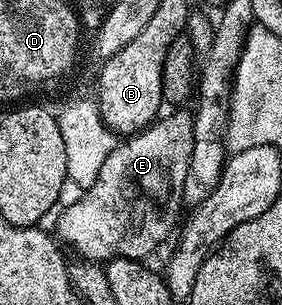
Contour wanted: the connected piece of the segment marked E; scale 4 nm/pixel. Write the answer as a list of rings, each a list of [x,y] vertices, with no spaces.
[[[166,114],[140,130],[138,134],[120,141],[108,159],[101,164],[96,182],[84,191],[79,202],[67,207],[60,216],[56,229],[58,237],[65,244],[67,242],[73,245],[84,261],[102,263],[110,258],[144,260],[160,249],[158,246],[174,228],[174,220],[167,217],[171,214],[171,205],[180,197],[182,185],[185,184],[185,174],[189,169],[192,115]]]

